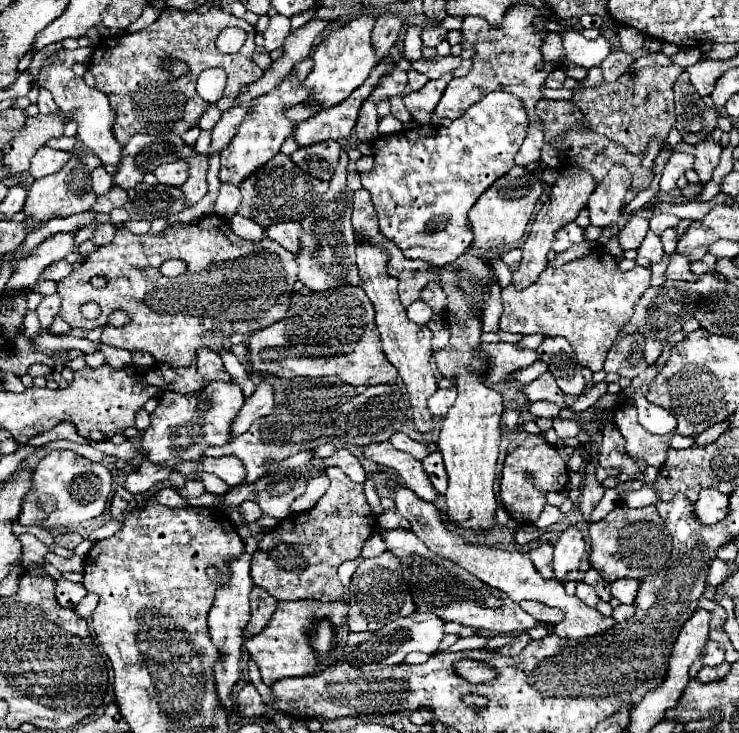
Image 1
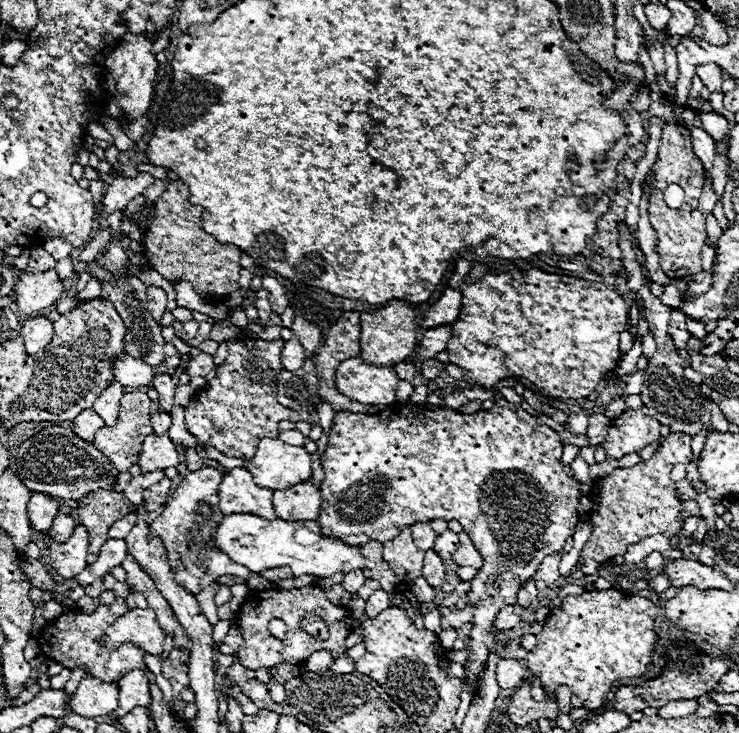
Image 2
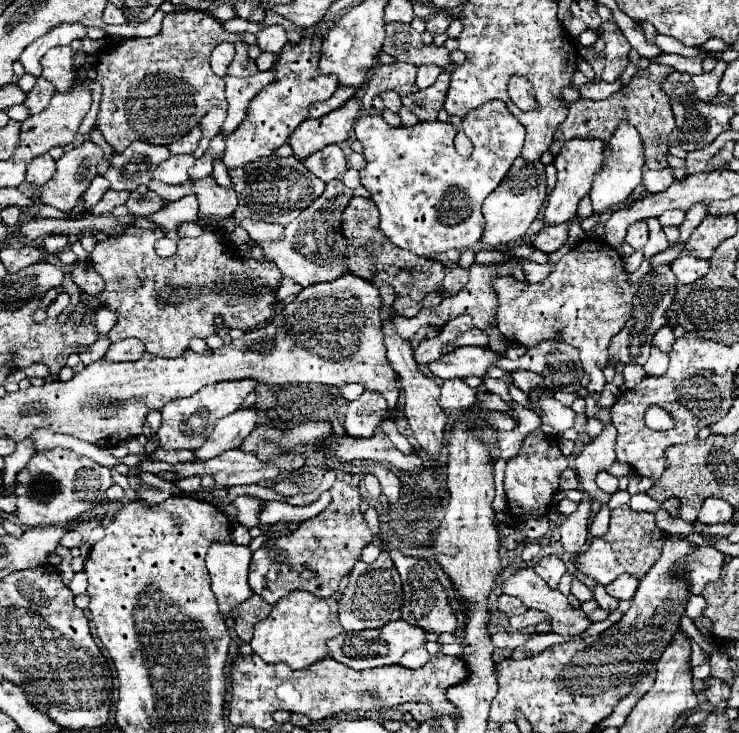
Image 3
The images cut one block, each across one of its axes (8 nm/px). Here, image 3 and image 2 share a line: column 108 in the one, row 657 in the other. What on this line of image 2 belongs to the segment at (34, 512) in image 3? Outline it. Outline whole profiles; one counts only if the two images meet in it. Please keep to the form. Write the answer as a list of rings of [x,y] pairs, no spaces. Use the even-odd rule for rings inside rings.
[[[504,398],[490,410],[476,414],[460,414],[446,408],[428,410],[416,404],[390,404],[378,414],[338,412],[322,456],[322,510],[316,522],[324,536],[338,538],[348,546],[362,546],[370,540],[392,540],[402,526],[412,526],[418,520],[430,522],[432,518],[444,518],[462,524],[484,558],[468,592],[468,604],[474,608],[474,628],[470,632],[466,676],[476,684],[490,646],[496,642],[492,622],[498,612],[516,602],[518,588],[536,574],[544,556],[562,550],[566,538],[574,534],[578,524],[580,488],[572,472],[568,474],[560,462],[562,448],[564,444],[556,430],[546,424],[536,424],[536,416]]]

